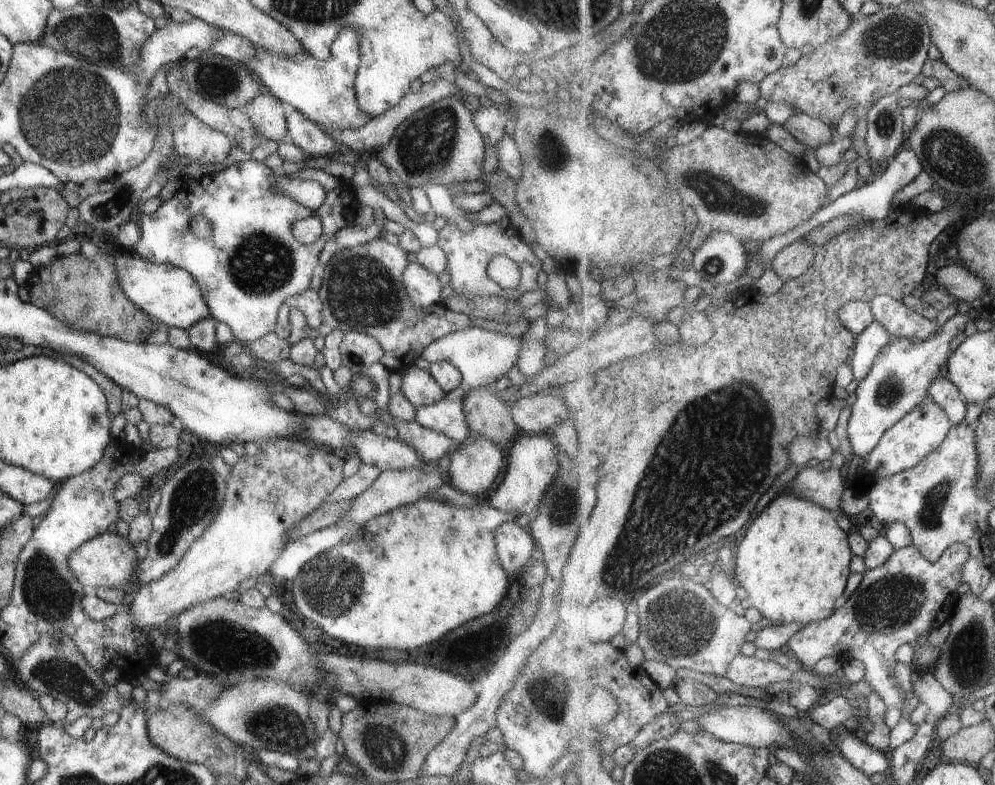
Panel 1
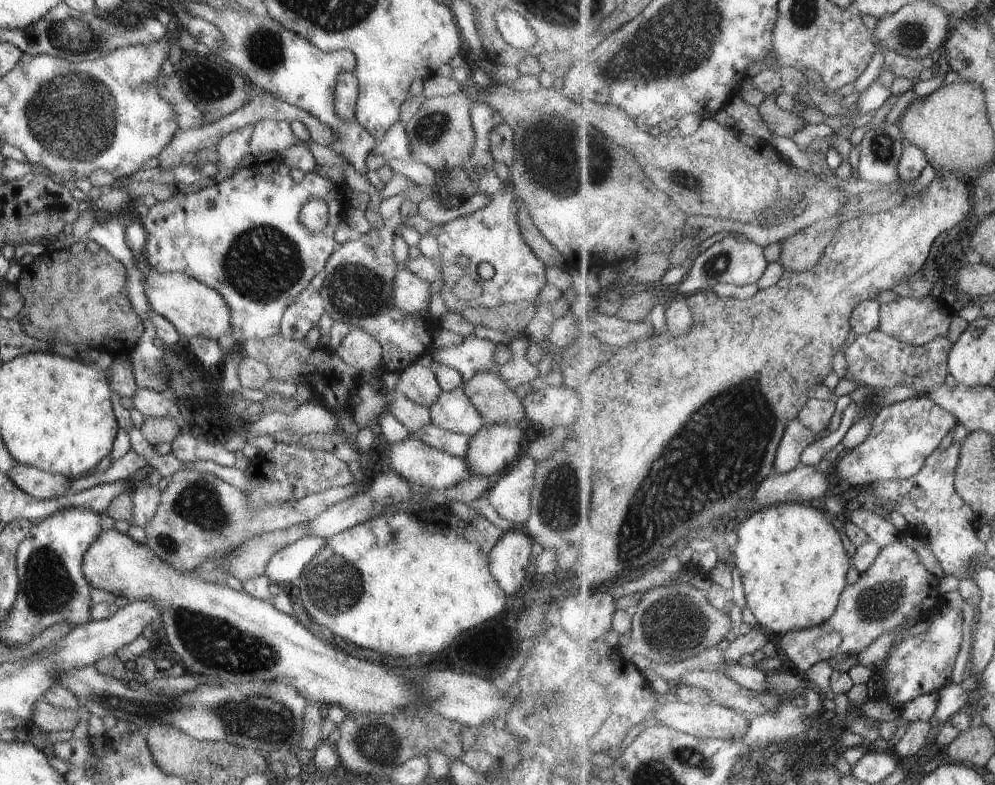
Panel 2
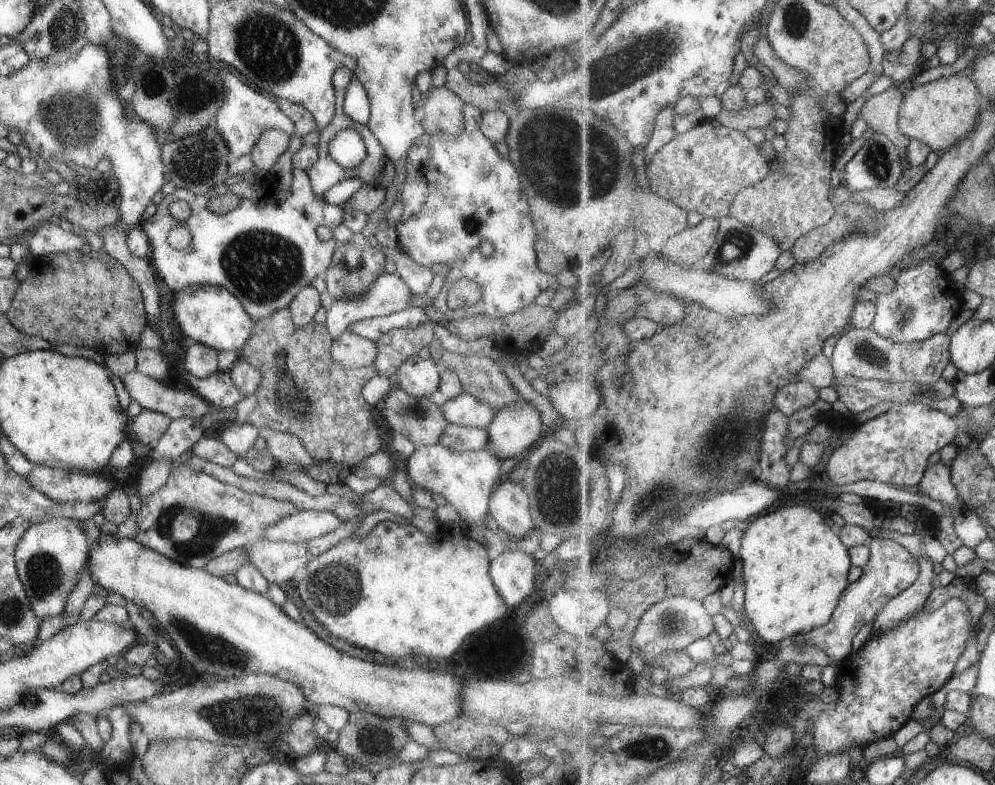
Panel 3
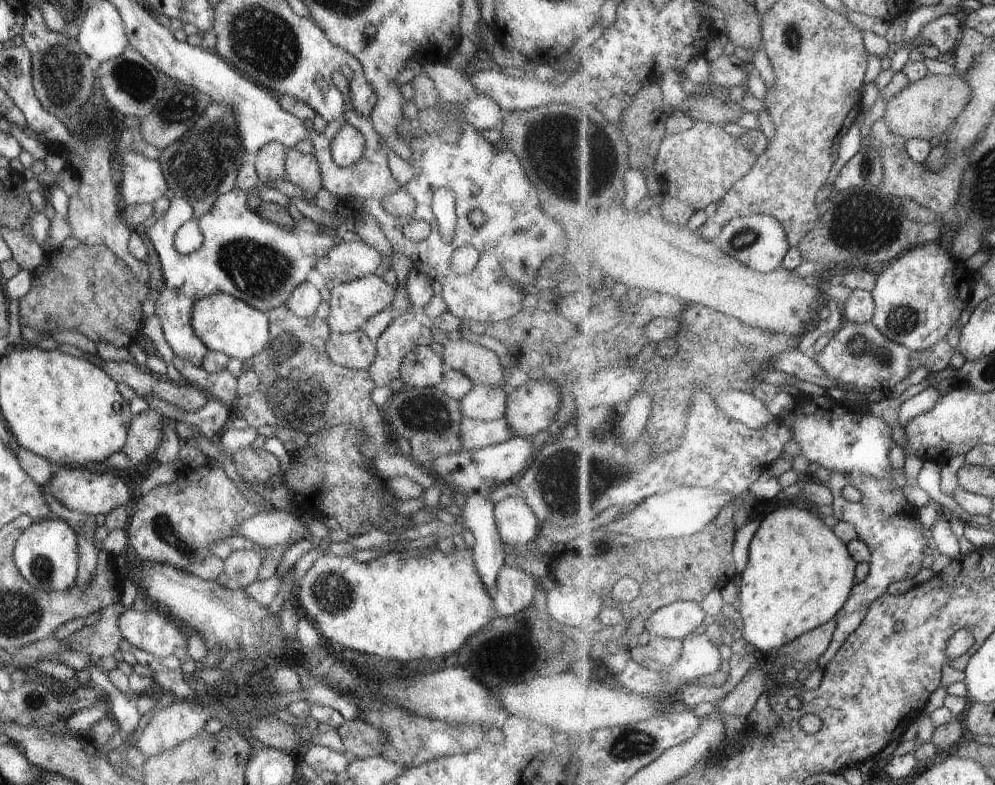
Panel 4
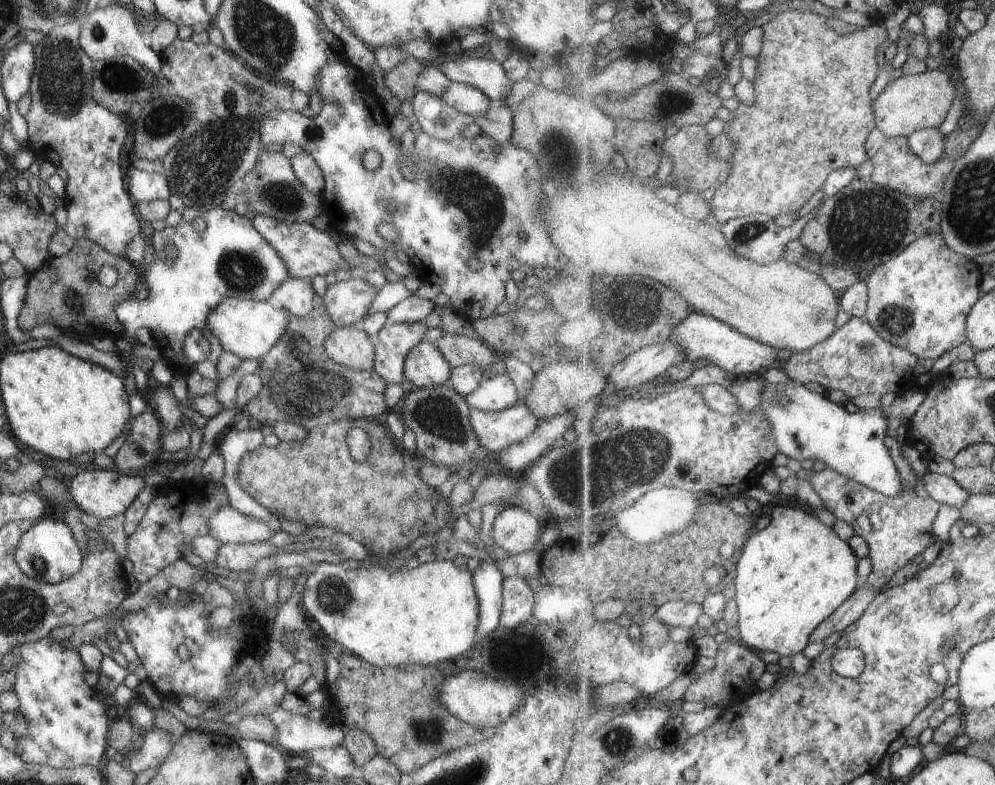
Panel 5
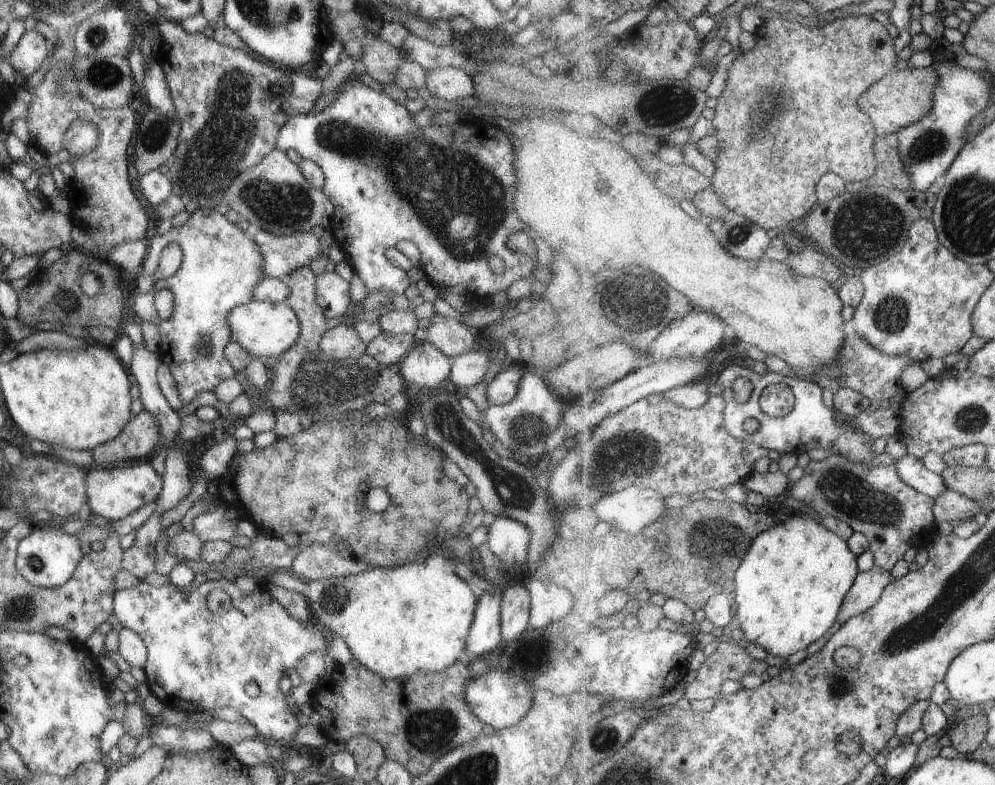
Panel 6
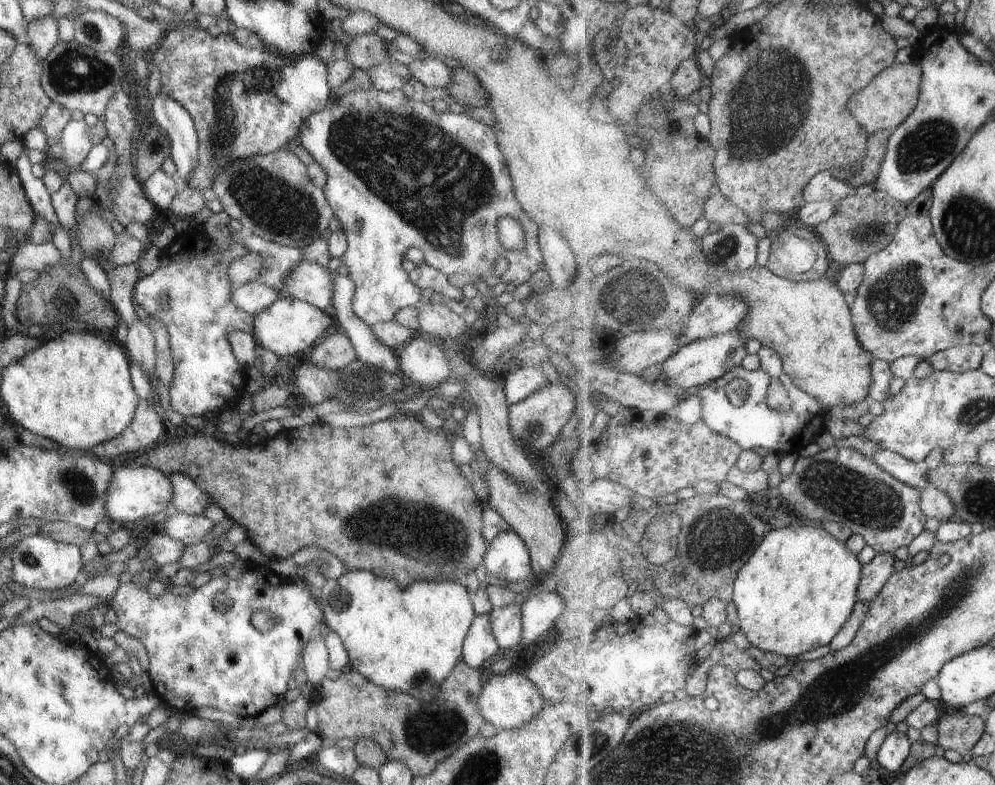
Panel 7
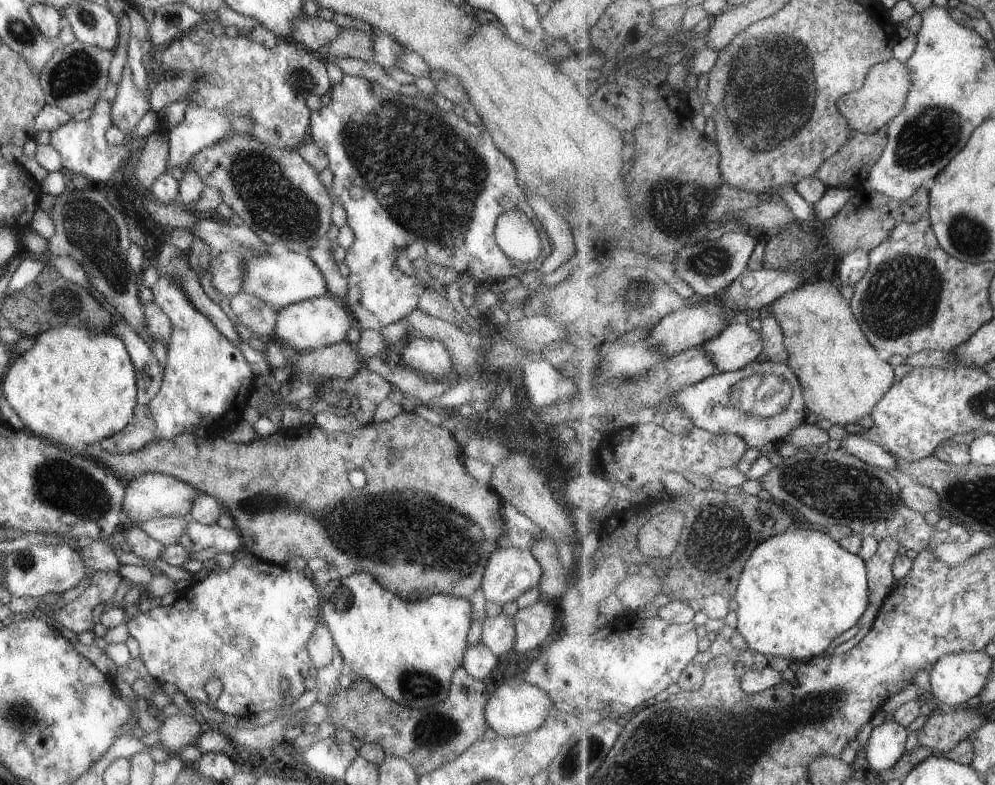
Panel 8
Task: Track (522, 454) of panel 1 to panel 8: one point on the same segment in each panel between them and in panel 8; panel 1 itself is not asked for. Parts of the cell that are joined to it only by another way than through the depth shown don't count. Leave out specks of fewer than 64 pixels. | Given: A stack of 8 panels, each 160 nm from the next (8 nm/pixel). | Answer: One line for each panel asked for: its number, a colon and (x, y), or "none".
2: (509, 497)
3: (508, 505)
4: (515, 523)
5: (513, 529)
6: (507, 540)
7: (506, 558)
8: (508, 571)

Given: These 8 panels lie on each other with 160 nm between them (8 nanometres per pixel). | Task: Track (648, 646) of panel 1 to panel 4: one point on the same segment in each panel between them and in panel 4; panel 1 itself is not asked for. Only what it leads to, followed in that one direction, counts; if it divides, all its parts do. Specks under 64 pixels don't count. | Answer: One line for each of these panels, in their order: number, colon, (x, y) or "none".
2: (674, 622)
3: (673, 624)
4: (680, 619)

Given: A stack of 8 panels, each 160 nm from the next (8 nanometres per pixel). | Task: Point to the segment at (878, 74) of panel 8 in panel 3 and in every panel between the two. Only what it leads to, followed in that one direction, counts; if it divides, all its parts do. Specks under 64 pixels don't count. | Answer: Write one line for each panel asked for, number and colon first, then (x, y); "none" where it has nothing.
3: (940, 113)
4: (928, 107)
5: (911, 103)
6: (901, 99)
7: (890, 99)

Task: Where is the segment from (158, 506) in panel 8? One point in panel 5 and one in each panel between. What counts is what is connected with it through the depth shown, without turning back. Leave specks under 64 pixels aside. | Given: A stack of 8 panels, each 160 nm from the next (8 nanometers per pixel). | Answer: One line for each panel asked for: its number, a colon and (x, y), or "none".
5: (104, 493)
6: (112, 493)
7: (133, 493)

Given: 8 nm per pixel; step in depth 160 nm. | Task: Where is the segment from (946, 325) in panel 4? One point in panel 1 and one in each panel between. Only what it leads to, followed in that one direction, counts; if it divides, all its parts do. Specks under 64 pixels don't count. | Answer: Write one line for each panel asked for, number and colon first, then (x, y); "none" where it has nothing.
1: (901, 322)
2: (916, 322)
3: (925, 300)

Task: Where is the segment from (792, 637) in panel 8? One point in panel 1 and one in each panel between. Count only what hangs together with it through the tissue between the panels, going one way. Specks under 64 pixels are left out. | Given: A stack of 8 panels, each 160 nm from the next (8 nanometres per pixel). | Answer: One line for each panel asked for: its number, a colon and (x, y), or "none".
1: (794, 561)
2: (793, 565)
3: (795, 566)
4: (799, 575)
5: (792, 575)
6: (789, 589)
7: (796, 592)

